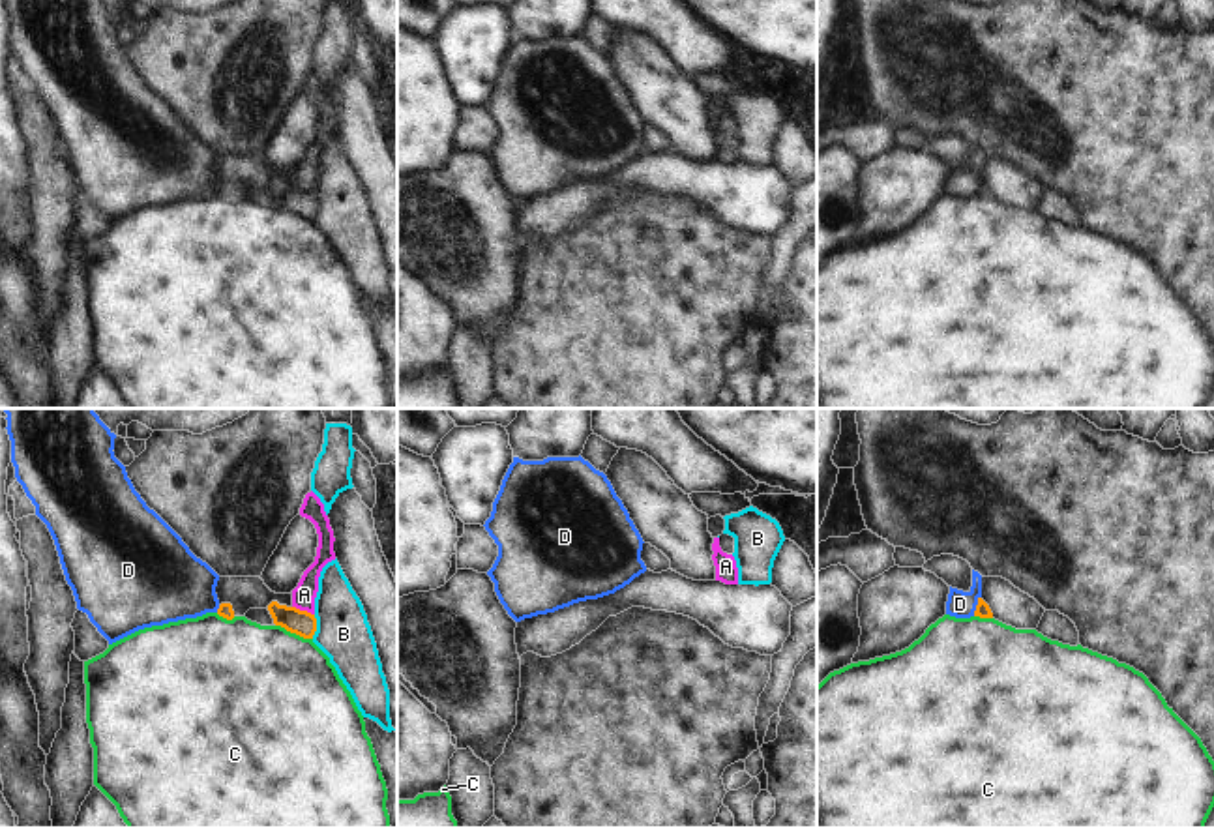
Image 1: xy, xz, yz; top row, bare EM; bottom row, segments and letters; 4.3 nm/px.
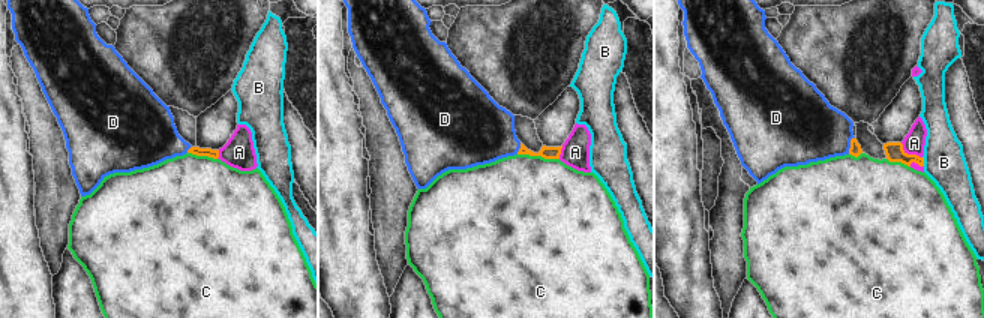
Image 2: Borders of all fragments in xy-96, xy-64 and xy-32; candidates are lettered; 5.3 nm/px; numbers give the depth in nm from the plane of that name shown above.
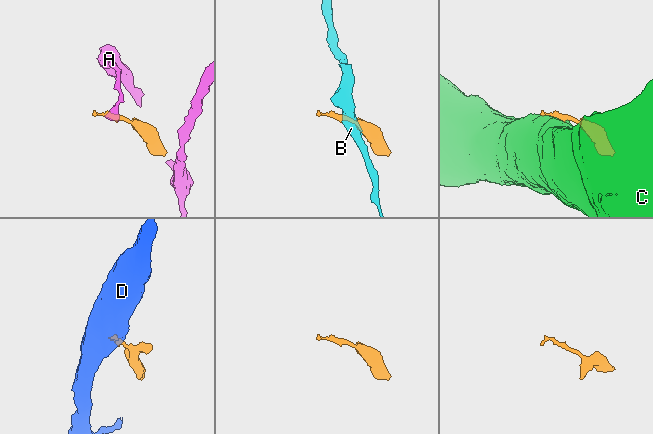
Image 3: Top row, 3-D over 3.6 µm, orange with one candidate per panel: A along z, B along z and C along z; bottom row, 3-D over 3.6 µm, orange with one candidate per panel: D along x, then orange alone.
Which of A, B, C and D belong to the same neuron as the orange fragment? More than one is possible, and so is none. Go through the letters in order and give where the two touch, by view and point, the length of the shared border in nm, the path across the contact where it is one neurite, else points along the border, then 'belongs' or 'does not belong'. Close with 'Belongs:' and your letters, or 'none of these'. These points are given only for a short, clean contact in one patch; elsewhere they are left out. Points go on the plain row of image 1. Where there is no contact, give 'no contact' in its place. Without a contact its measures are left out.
A: xy (304, 192) | 100 nm | along xy (293, 186), (313, 195) | does not belong
B: xy (315, 206) | 110 nm | along xy (315, 195), (315, 214), (311, 218) | does not belong
C: xy (295, 212) | 170 nm | along xy (276, 205), (311, 220) | does not belong
D: yz (977, 186) | 90 nm | across yz (982, 190), (977, 186), (960, 184) | belongs
Belongs: D

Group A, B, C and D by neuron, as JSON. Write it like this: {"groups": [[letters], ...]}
{"groups": [["A"], ["B"], ["C"], ["D"]]}

